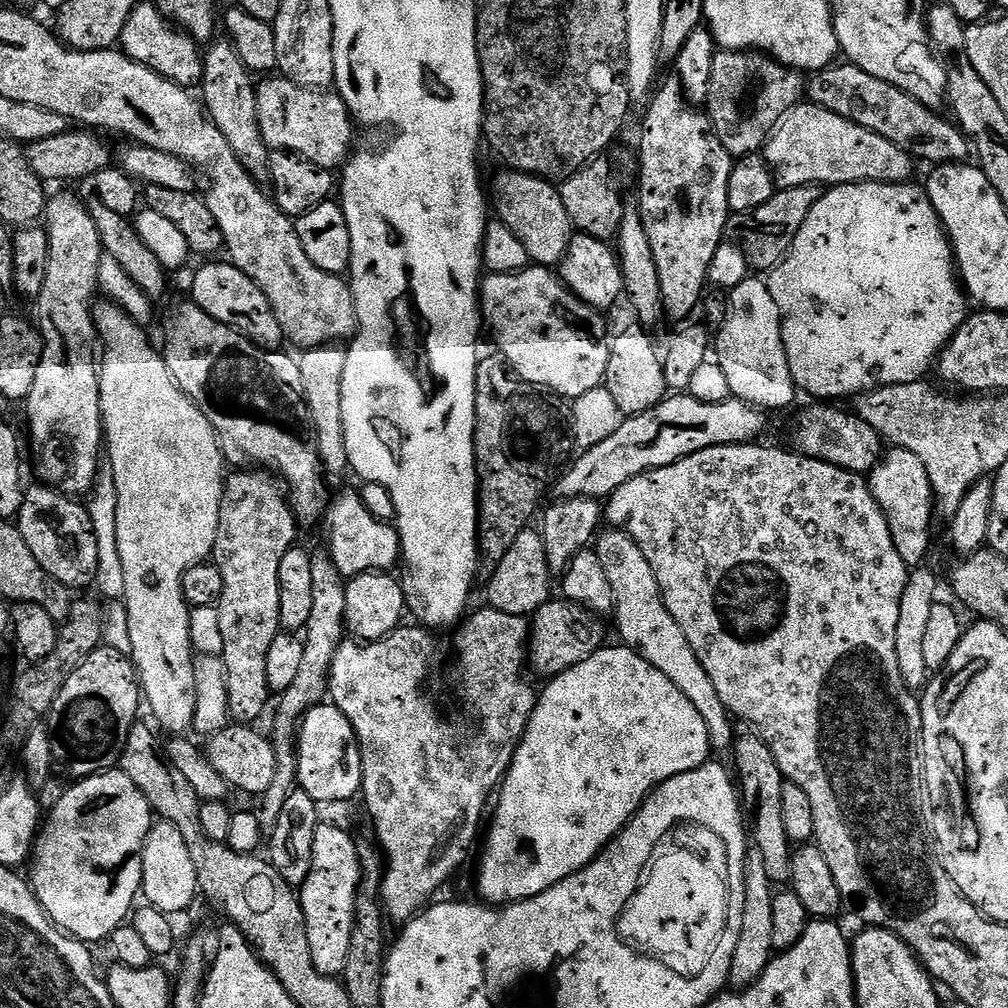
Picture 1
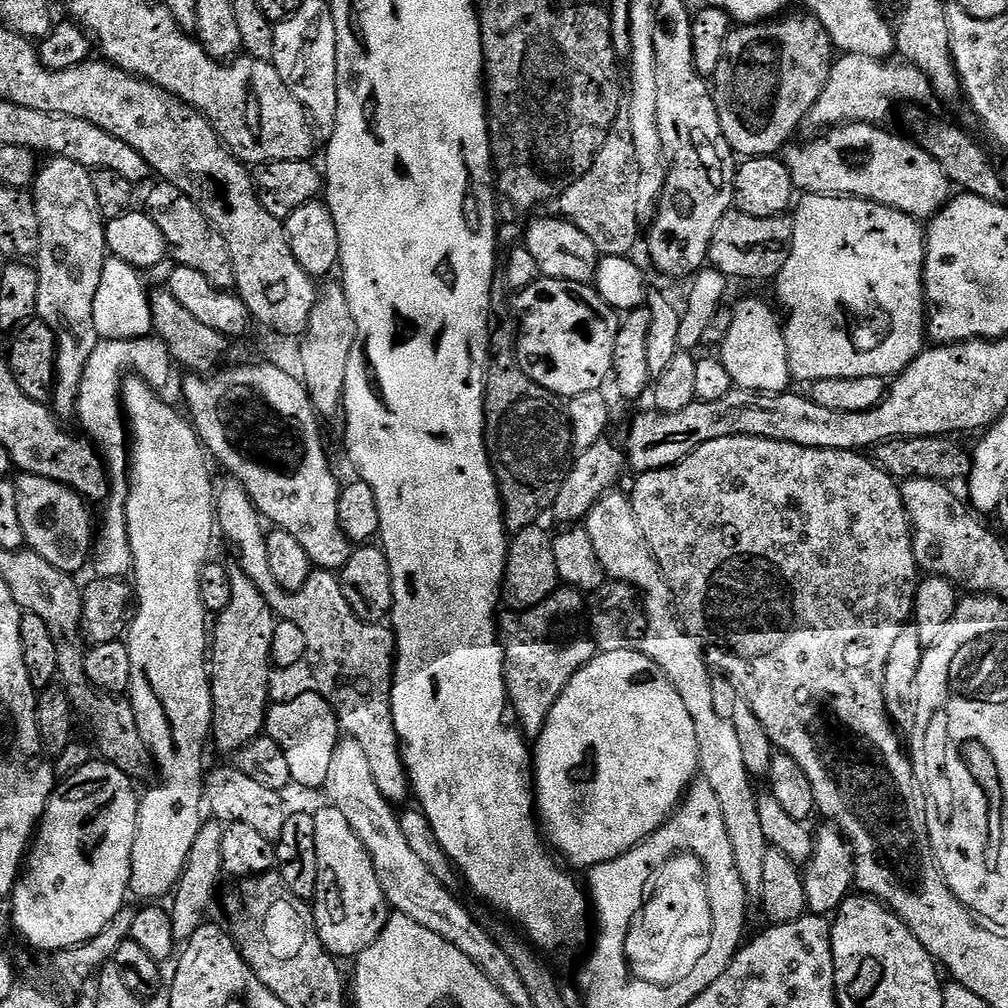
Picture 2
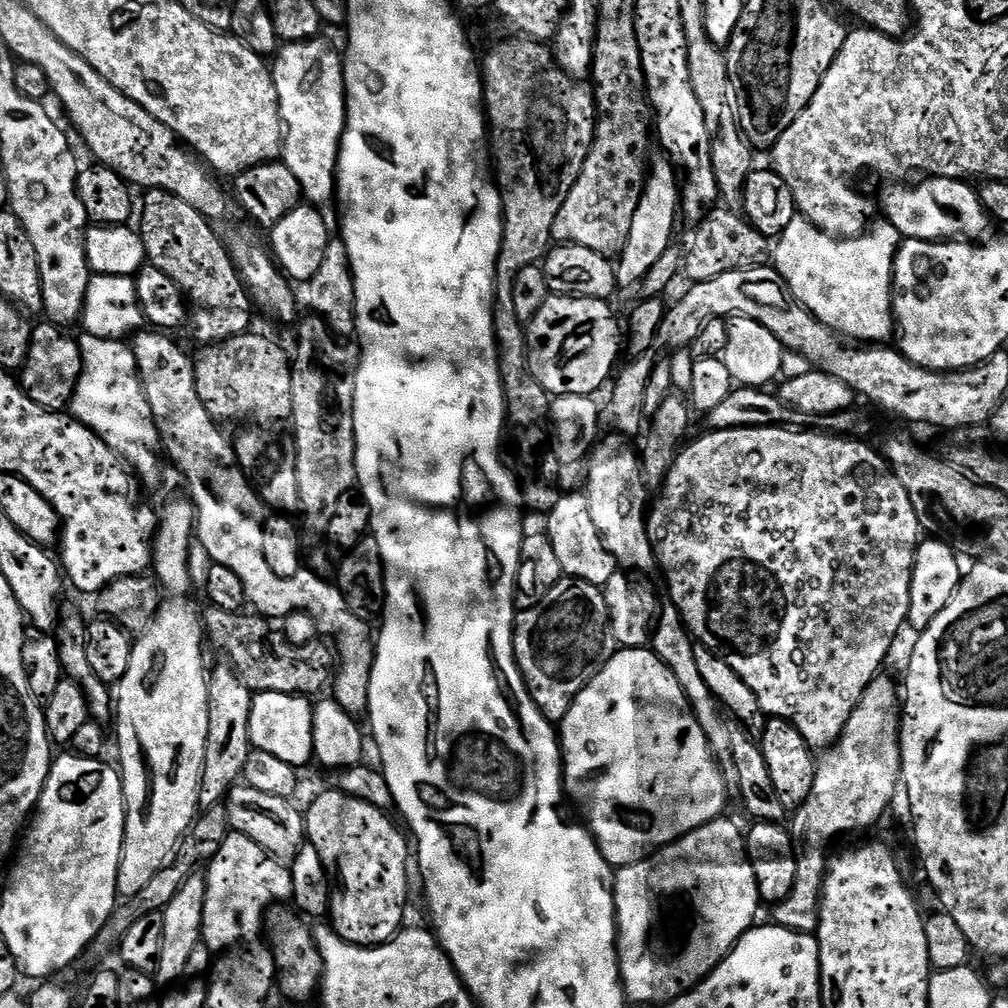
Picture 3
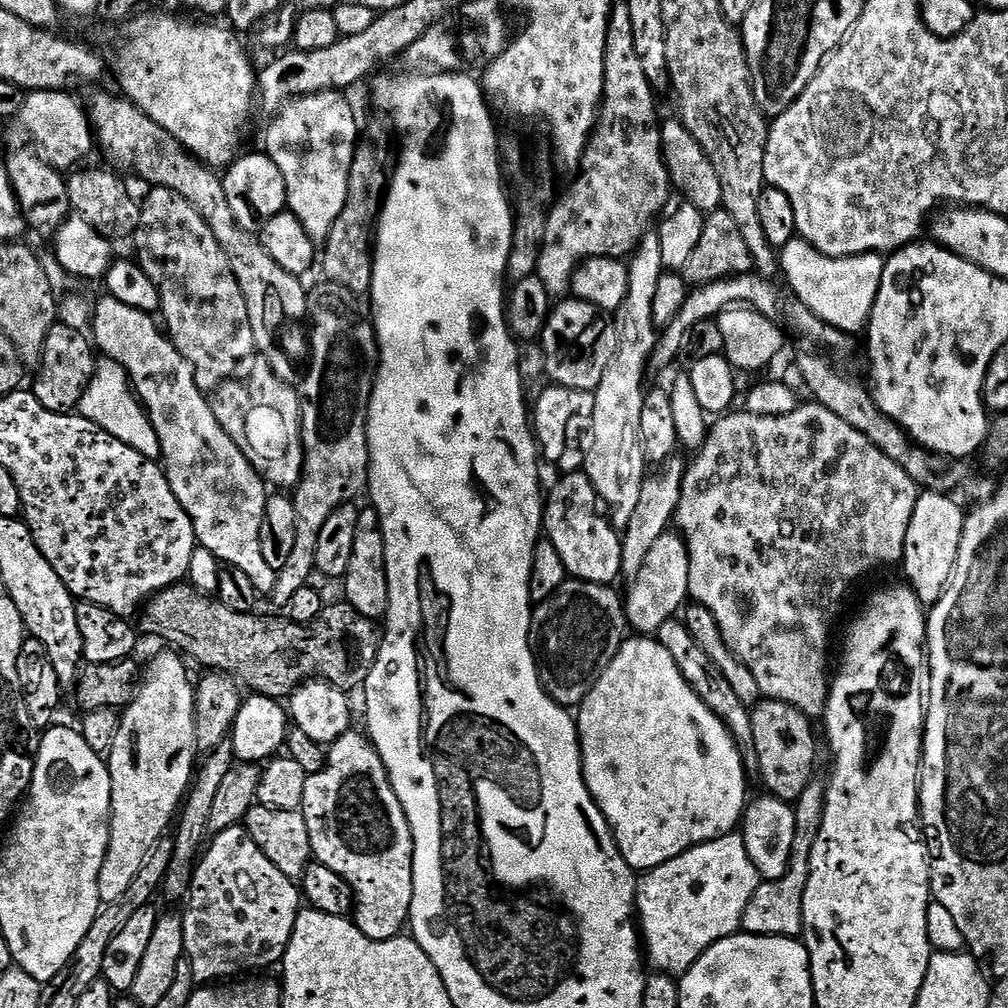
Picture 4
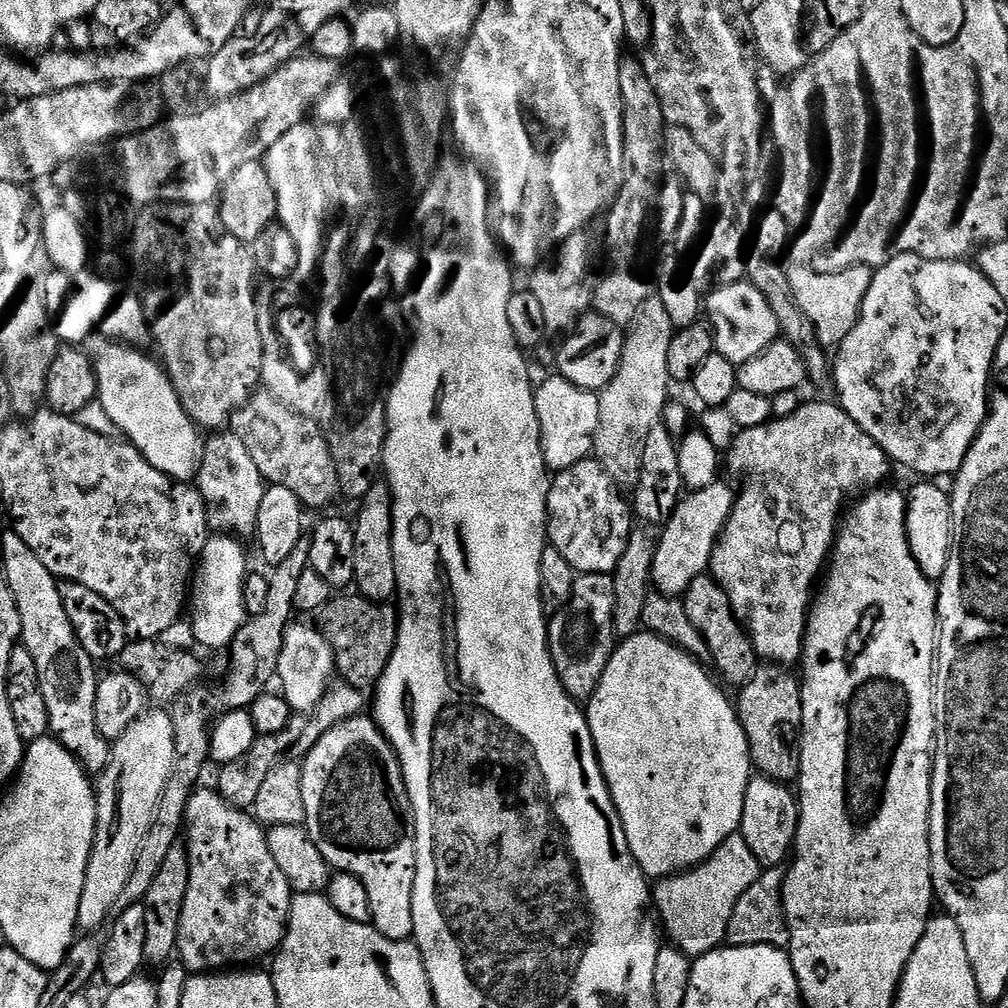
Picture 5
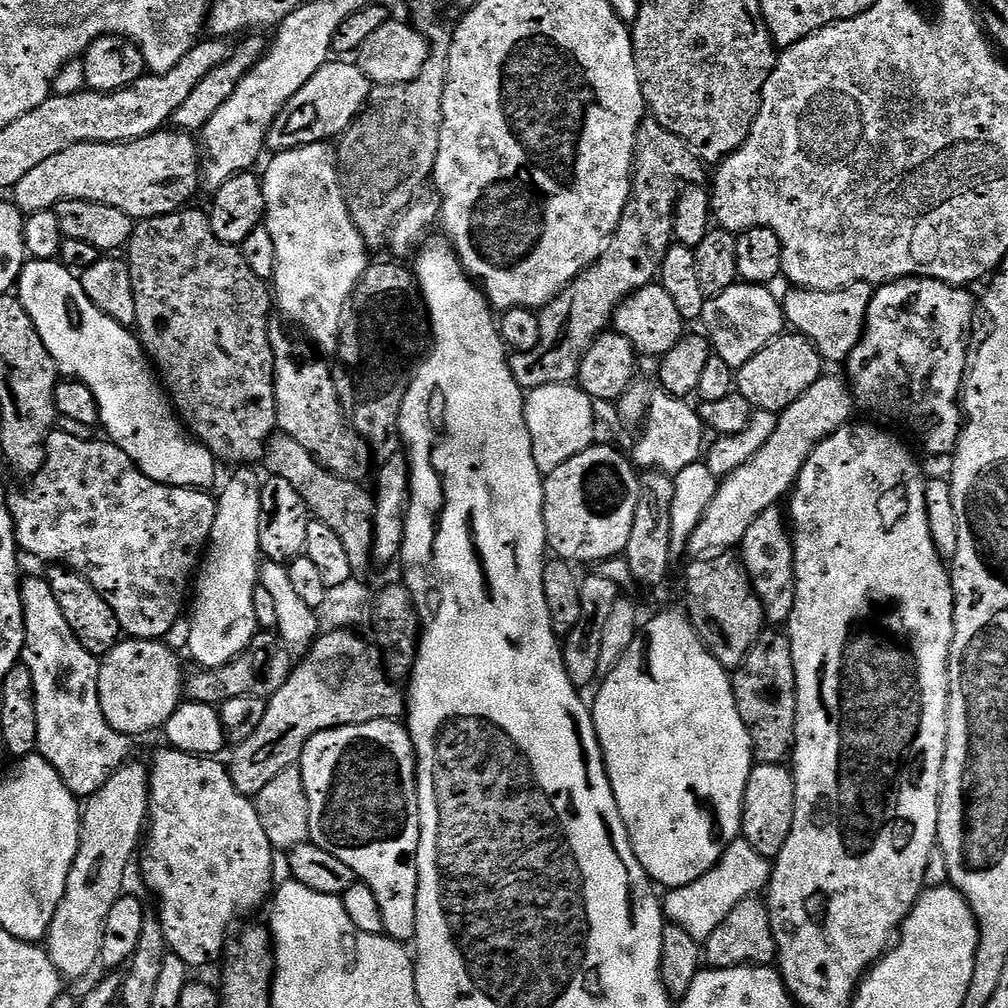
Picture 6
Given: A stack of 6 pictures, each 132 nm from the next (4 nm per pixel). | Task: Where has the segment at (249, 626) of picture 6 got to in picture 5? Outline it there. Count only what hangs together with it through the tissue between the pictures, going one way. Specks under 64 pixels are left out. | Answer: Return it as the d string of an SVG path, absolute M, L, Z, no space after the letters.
M232 534L209 535L197 563L190 585L190 623L201 649L227 649L244 621L249 619L244 605L244 579L248 576L250 565L239 543L243 544Z

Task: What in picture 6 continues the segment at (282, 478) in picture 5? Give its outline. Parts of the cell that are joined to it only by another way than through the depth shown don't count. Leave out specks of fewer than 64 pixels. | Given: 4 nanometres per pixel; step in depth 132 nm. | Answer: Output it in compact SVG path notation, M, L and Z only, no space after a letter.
M283 434L273 435L268 441L262 464L265 464L271 475L286 478L298 494L302 494L302 502L306 502L309 513L315 519L326 522L338 538L342 538L342 546L346 546L346 554L350 558L353 573L364 574L368 567L373 567L372 543L374 542L374 506L373 493L363 488L355 479L339 476L328 468L324 468L312 456L306 447L294 438Z

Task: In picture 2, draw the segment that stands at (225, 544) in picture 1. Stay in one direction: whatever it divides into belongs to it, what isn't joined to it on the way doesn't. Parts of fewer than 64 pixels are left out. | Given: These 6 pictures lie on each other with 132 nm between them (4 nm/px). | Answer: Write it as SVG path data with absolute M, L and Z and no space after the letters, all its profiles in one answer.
M239 570L230 571L230 606L222 610L214 620L210 632L210 683L212 685L212 730L211 743L216 743L220 752L235 754L242 746L246 746L265 731L264 717L269 707L268 700L268 668L272 655L272 639L276 629L277 617L271 606L262 598L262 594L250 582L250 578Z

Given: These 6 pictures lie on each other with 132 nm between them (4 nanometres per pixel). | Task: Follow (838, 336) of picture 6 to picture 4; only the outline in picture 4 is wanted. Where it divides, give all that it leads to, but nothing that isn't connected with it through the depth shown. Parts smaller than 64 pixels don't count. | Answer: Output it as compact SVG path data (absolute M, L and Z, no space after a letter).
M799 238L791 240L787 246L779 249L778 255L783 279L788 279L788 284L792 287L789 288L791 295L797 296L806 306L810 306L810 310L814 310L818 318L849 334L863 333L867 329L868 319L874 310L874 302L878 298L878 286L882 282L885 262L883 255L867 252L865 256L827 256Z

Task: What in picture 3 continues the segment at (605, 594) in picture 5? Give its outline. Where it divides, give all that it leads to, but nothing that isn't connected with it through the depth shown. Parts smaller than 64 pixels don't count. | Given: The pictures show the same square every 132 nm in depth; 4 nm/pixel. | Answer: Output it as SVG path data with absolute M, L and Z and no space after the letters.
M564 576L541 600L535 601L525 610L517 611L516 627L512 629L516 665L524 679L526 690L548 720L559 722L566 718L574 698L600 672L606 662L618 650L612 636L612 620L608 616L608 602L601 585L582 582L573 576Z

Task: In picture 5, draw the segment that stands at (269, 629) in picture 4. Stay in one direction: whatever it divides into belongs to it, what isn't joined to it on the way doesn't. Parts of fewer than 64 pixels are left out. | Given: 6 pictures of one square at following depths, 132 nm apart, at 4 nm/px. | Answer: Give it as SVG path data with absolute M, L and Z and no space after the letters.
M336 594L318 613L318 627L336 657L341 681L361 690L375 689L396 649L400 617L391 603L375 604L359 594Z

